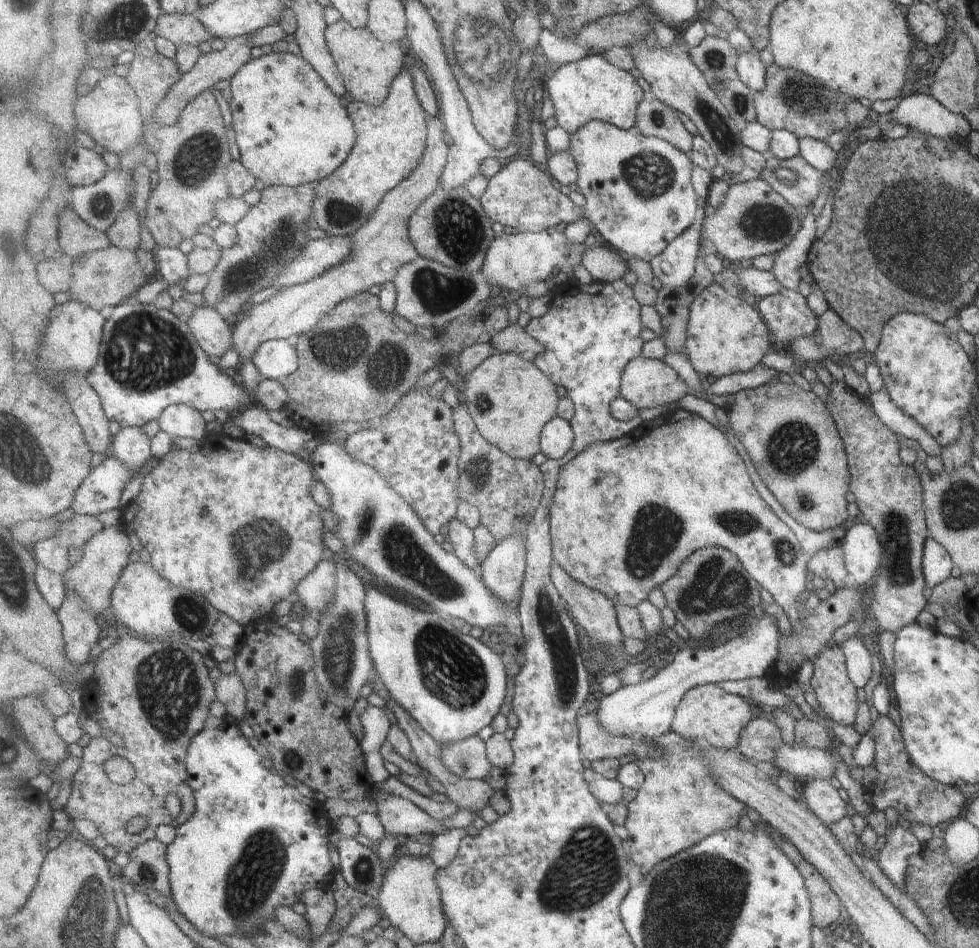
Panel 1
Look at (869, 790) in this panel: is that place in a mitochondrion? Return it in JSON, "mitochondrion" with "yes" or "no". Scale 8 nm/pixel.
{"mitochondrion":"no"}

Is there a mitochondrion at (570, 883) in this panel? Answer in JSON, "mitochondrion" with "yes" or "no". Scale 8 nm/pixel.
{"mitochondrion":"yes"}

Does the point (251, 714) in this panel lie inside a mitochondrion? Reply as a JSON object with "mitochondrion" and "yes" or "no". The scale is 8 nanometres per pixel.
{"mitochondrion":"no"}

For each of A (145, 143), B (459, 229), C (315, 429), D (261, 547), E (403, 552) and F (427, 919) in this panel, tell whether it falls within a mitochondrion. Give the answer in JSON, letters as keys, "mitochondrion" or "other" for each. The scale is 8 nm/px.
{"A":"other","B":"mitochondrion","C":"other","D":"mitochondrion","E":"mitochondrion","F":"other"}

